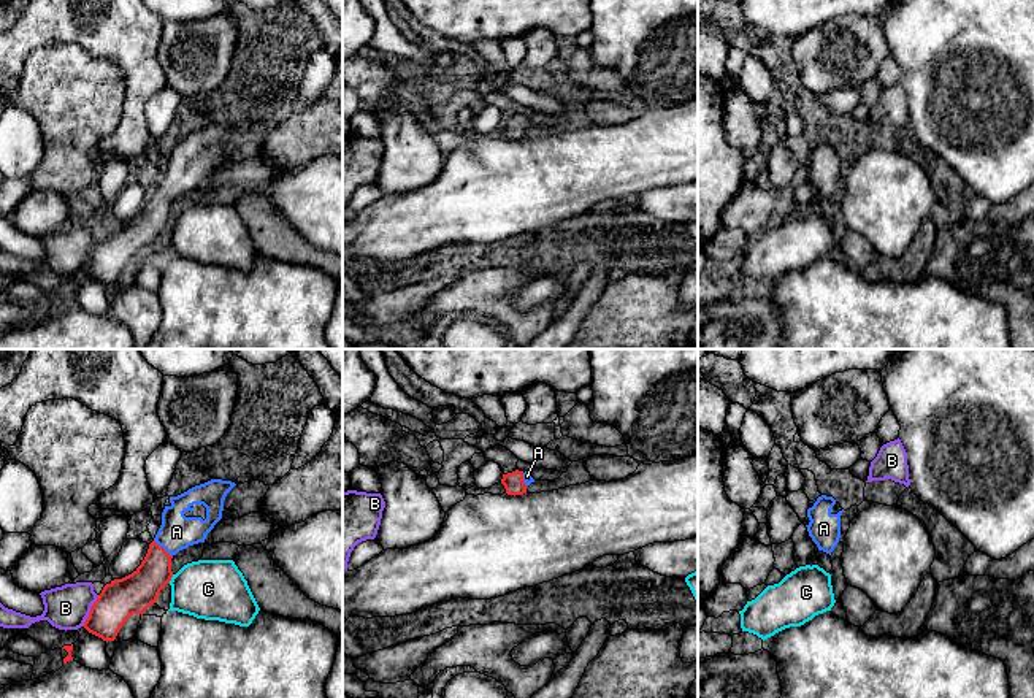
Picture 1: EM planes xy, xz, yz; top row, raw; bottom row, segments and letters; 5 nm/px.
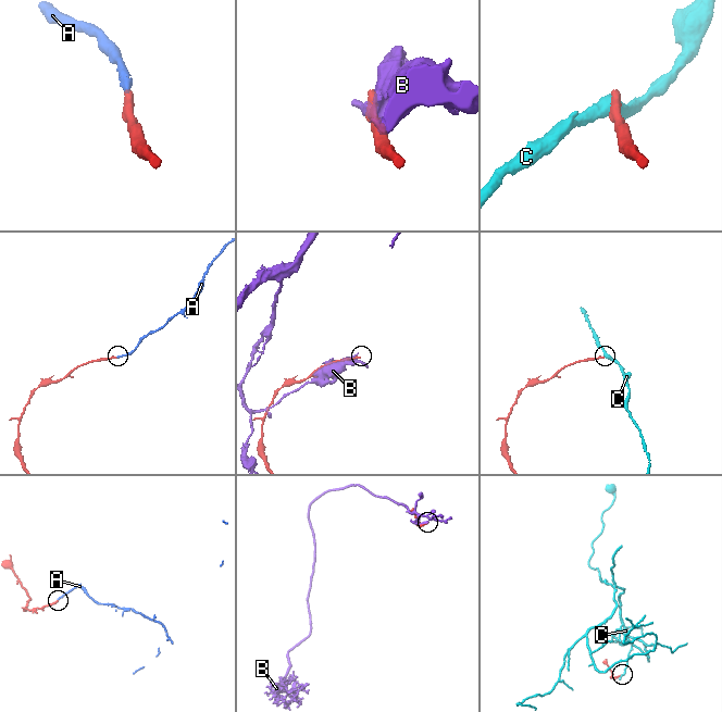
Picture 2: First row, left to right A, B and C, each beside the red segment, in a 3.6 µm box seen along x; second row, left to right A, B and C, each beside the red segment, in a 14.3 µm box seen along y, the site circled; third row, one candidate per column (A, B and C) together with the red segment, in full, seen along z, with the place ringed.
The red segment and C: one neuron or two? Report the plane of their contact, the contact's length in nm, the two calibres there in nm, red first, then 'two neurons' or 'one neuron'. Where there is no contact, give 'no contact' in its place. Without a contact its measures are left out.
xy | 50 nm | 200/300 nm | two neurons

